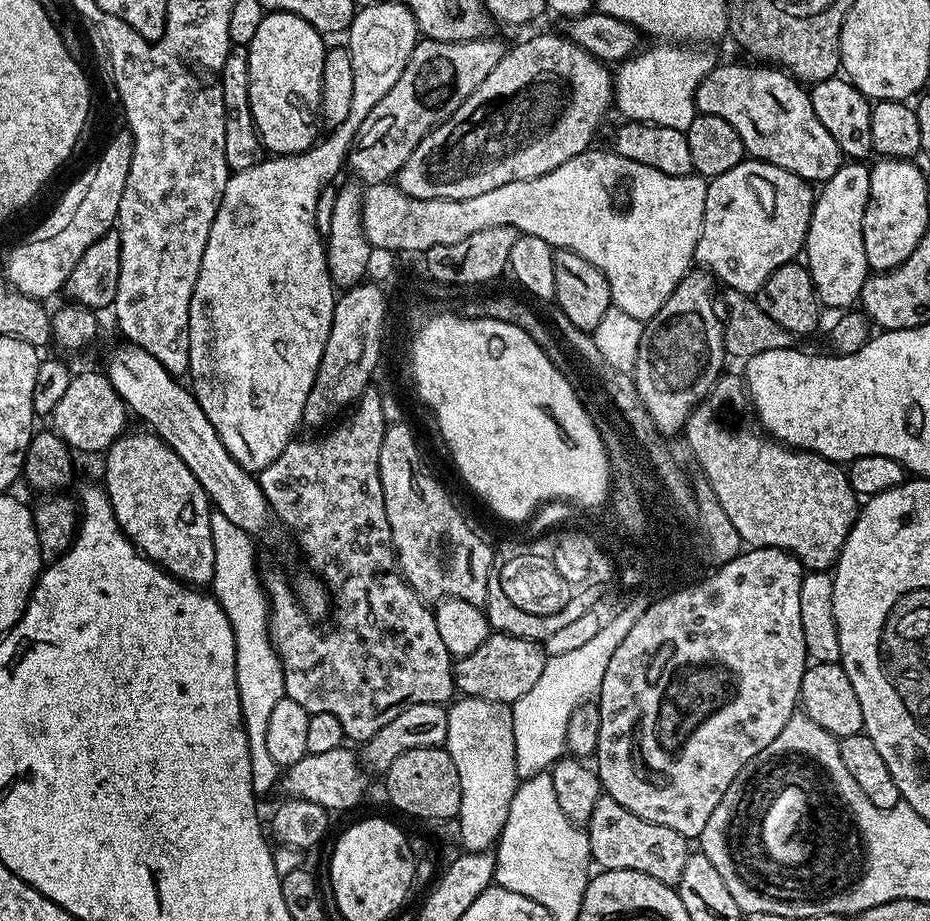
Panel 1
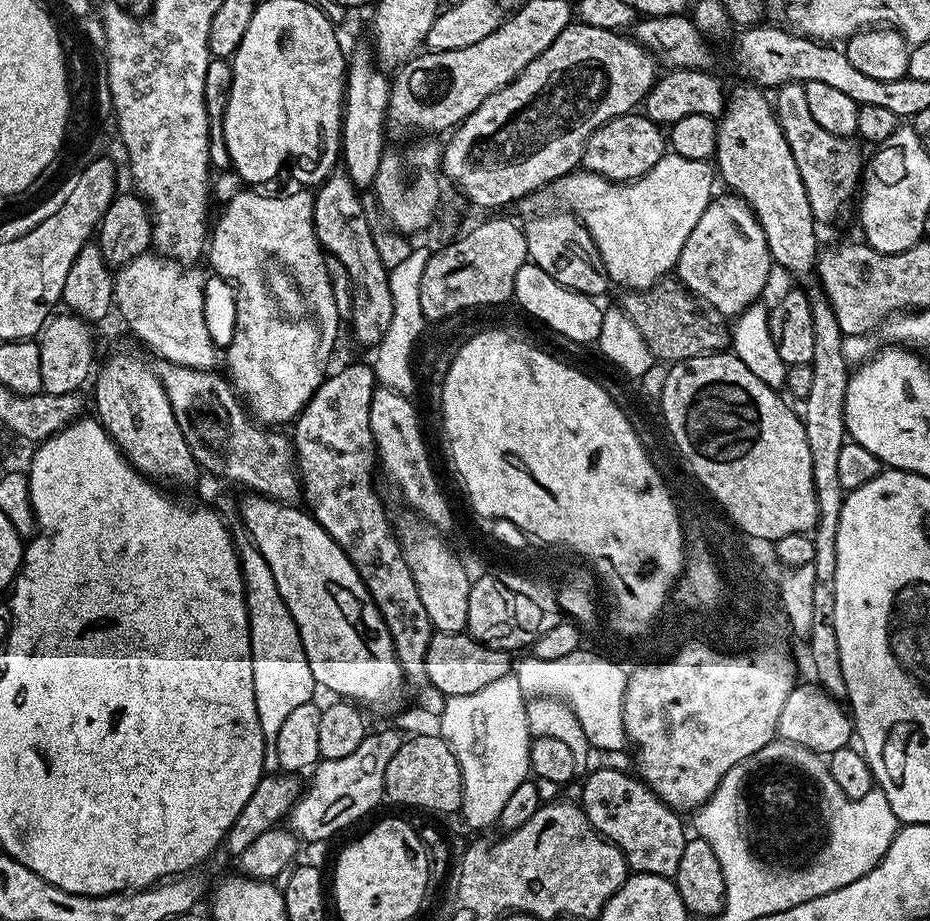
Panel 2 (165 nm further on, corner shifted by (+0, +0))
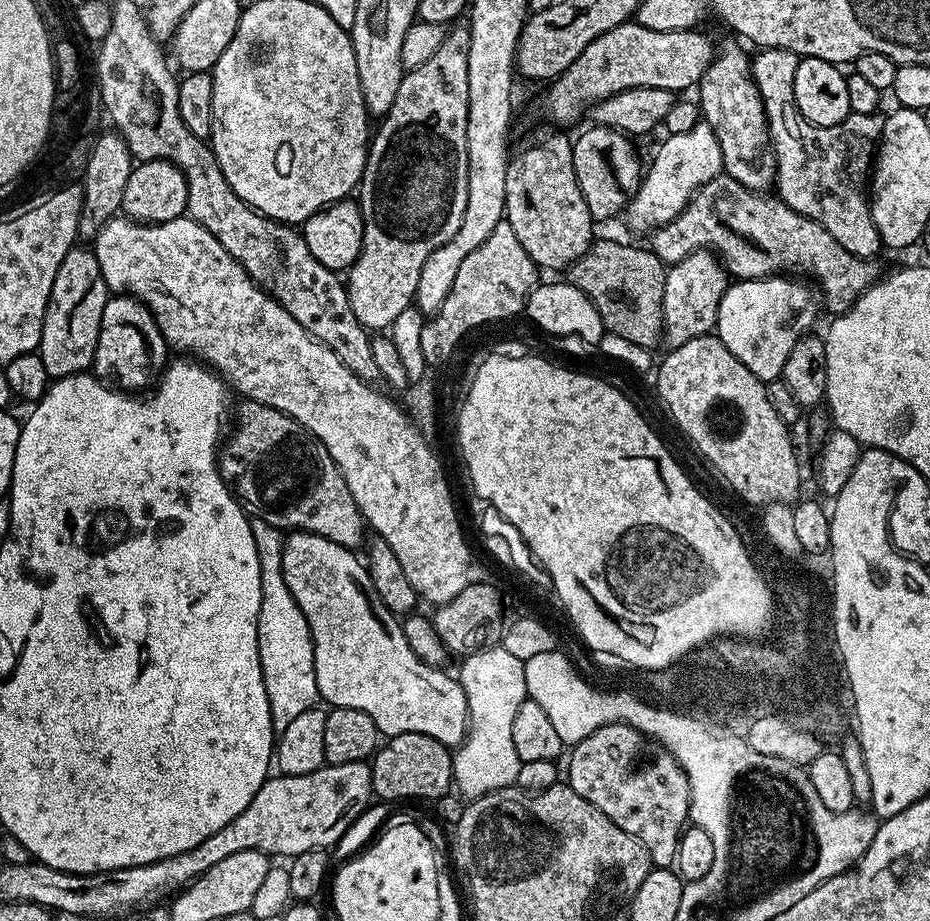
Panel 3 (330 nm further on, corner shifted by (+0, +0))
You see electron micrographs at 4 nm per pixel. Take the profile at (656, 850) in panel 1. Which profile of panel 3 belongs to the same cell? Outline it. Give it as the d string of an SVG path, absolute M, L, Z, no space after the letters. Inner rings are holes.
M612 723L571 745L570 752L568 787L586 798L590 806L602 810L630 838L642 842L655 867L669 867L676 858L680 833L690 820L690 790L686 774L668 749L628 724Z

